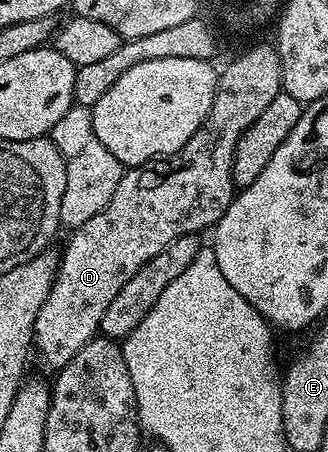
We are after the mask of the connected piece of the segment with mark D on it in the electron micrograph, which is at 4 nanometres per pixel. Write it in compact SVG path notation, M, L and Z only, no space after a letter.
M254 45L246 49L235 61L226 65L226 70L218 73L218 86L214 92L214 102L196 135L180 147L180 151L169 153L166 157L155 157L152 161L146 161L142 165L127 168L122 174L120 183L116 183L116 191L112 191L112 199L88 223L84 223L79 229L69 234L70 242L66 250L61 250L58 263L58 273L54 276L52 289L48 291L48 299L44 299L44 307L40 307L40 315L36 315L34 324L33 348L42 356L46 365L51 365L54 371L64 368L99 332L104 311L108 311L108 303L116 299L120 287L144 267L168 243L180 239L189 233L201 234L201 229L209 230L217 225L228 207L234 202L236 186L232 179L232 159L236 155L236 145L240 143L240 137L260 114L268 108L268 103L276 99L282 88L282 64L278 58L277 48L270 45Z

